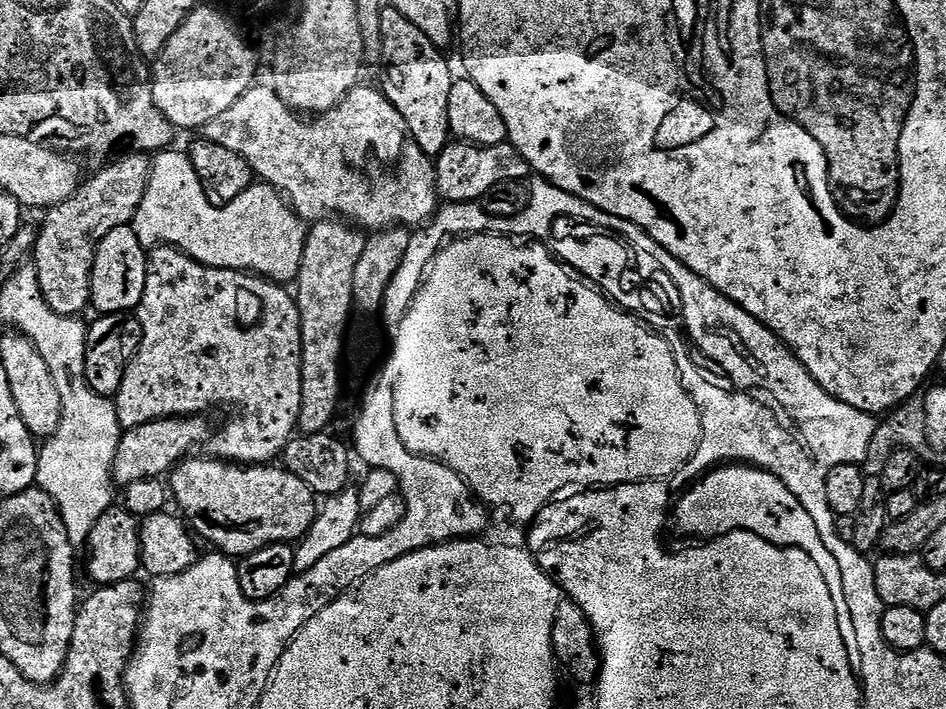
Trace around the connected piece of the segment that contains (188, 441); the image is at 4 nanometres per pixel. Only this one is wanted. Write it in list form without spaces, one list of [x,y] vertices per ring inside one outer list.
[[[201,415],[191,418],[169,418],[166,420],[151,420],[137,428],[125,431],[120,438],[118,454],[110,473],[117,485],[127,486],[139,480],[155,480],[171,473],[173,467],[189,455],[195,444],[209,439],[208,424]]]

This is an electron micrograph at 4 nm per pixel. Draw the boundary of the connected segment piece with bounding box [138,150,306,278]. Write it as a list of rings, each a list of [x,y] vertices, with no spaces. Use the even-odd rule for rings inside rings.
[[[173,150],[165,151],[163,155],[161,155],[160,157],[164,155],[165,156],[162,157],[160,161],[158,159],[155,161],[152,178],[148,182],[148,192],[147,194],[144,195],[144,197],[142,198],[142,202],[140,203],[140,210],[138,213],[138,235],[141,242],[143,242],[145,246],[171,246],[173,248],[179,248],[181,252],[187,252],[188,255],[194,257],[194,259],[197,260],[197,262],[199,262],[200,264],[207,264],[209,268],[235,268],[237,270],[247,270],[253,274],[259,274],[265,278],[280,278],[276,276],[290,276],[290,278],[296,278],[300,273],[301,264],[304,263],[304,245],[306,243],[306,224],[305,224],[305,221],[302,220],[299,216],[297,216],[296,213],[293,211],[293,209],[289,207],[287,203],[285,203],[285,201],[282,199],[280,192],[275,190],[268,183],[263,183],[263,182],[257,183],[255,186],[249,188],[248,191],[244,193],[242,197],[242,203],[244,203],[244,205],[242,205],[241,208],[237,210],[237,212],[223,212],[222,209],[215,208],[215,206],[212,205],[210,201],[208,201],[208,196],[210,197],[209,189],[206,187],[205,181],[202,179],[200,173],[196,171],[196,166],[195,164],[192,163],[191,159],[189,159],[189,157],[185,155],[185,153],[183,156],[183,154],[180,152],[172,152],[172,151]]]

